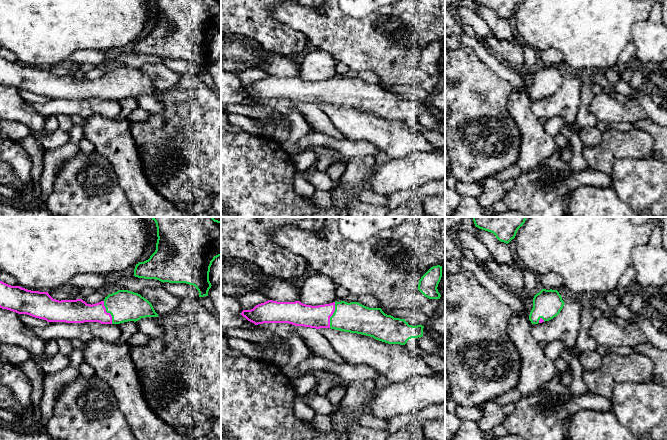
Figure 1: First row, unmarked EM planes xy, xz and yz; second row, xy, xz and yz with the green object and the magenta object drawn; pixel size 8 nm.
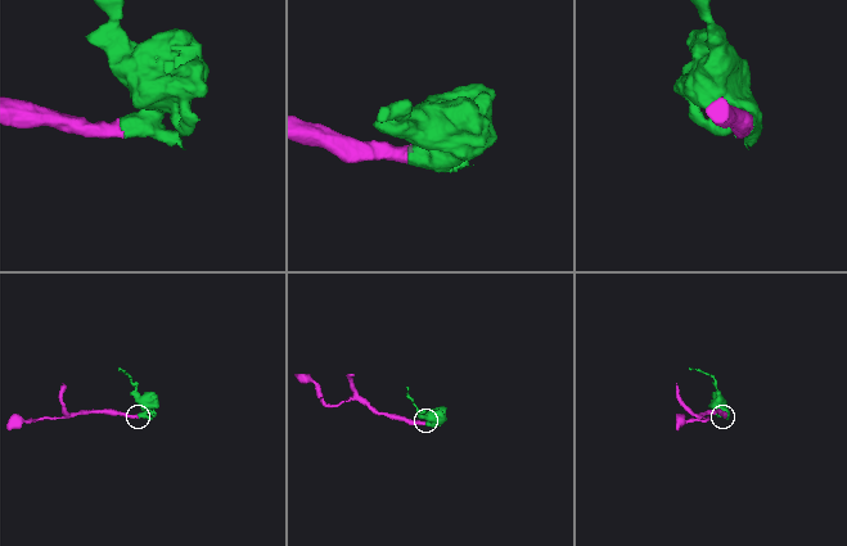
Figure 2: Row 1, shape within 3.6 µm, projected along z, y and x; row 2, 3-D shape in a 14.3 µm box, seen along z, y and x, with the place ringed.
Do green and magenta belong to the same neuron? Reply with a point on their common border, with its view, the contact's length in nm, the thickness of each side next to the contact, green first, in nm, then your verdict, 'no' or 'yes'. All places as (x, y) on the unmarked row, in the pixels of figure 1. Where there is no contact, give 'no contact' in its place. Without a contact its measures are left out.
meets green in xz at (332, 91); contact 220 nm long; 240 nm thick on the green side, 180 nm on the other; yes

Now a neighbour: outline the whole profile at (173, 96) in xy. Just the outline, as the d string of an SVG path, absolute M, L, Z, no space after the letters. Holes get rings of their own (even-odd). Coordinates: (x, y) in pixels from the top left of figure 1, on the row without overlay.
M170 89L157 93L157 98L163 105L181 104L186 101L192 101L195 97L194 90Z

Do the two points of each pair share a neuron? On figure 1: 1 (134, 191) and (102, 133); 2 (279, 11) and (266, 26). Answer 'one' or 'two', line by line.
1: one
2: two

